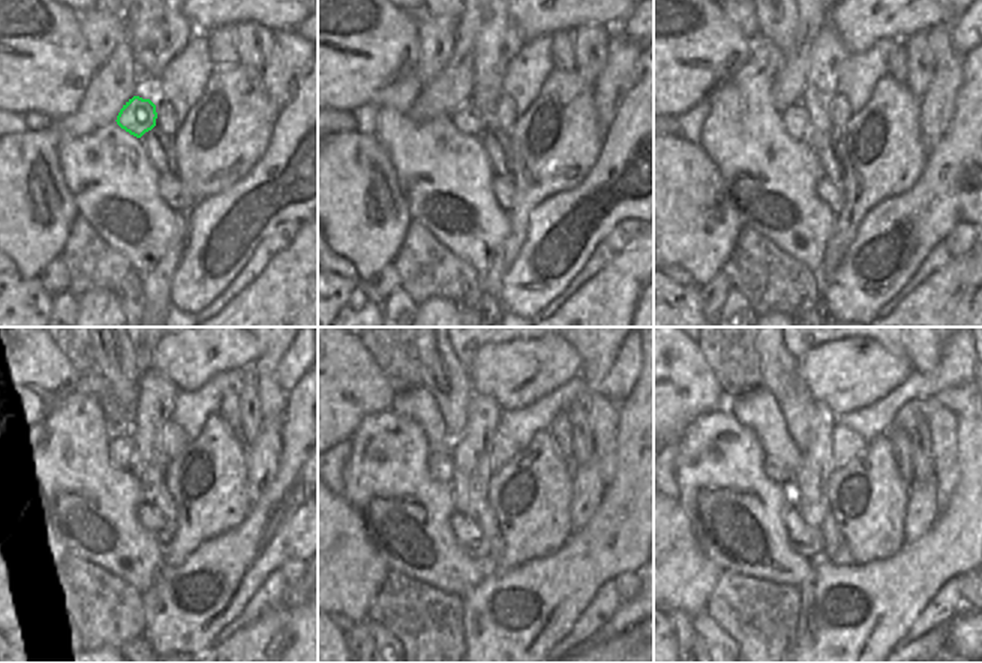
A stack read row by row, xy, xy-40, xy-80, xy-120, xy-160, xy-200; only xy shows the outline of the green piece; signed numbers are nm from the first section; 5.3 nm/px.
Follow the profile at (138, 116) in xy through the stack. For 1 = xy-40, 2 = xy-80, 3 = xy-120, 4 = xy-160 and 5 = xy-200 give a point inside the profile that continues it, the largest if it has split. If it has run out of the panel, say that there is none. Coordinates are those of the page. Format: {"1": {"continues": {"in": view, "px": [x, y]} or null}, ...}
{"1": {"continues": {"in": "xy-40", "px": [470, 119]}}, "2": {"continues": {"in": "xy-80", "px": [796, 119]}}, "3": {"continues": {"in": "xy-120", "px": [120, 447]}}, "4": {"continues": {"in": "xy-160", "px": [441, 467]}}, "5": {"continues": {"in": "xy-200", "px": [774, 468]}}}

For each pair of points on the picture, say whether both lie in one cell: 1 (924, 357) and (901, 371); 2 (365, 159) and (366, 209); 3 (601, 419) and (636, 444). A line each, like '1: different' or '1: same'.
1: different
2: same
3: different

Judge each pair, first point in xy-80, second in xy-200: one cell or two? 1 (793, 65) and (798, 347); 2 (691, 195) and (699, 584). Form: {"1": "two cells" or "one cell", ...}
{"1": "one cell", "2": "one cell"}

